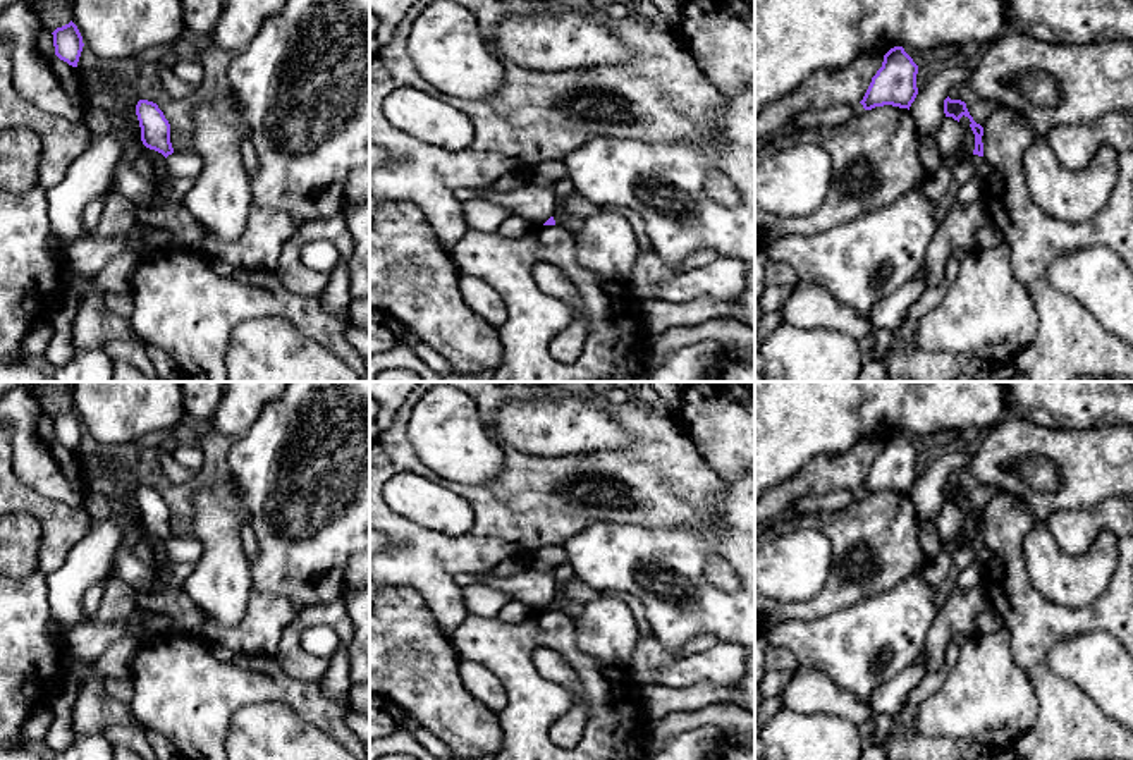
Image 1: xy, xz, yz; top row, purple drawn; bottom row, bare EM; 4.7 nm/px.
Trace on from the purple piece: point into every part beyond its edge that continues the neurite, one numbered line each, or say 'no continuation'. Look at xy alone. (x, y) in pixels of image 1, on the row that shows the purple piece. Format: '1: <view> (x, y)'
1: xy (181, 164)

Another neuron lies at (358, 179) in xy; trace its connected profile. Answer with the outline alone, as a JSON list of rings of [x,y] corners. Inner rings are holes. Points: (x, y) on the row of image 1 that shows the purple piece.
[[[370,163],[349,170],[346,193],[349,205],[370,199]]]

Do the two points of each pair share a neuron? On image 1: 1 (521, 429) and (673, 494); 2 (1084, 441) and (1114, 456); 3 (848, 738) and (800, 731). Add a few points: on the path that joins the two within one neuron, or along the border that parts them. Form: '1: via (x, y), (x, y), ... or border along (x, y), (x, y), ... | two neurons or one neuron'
1: border along (618, 447), (576, 454) | two neurons
2: via (1090, 447), (1099, 456), (1108, 456) | one neuron
3: via (836, 738), (812, 738) | one neuron

